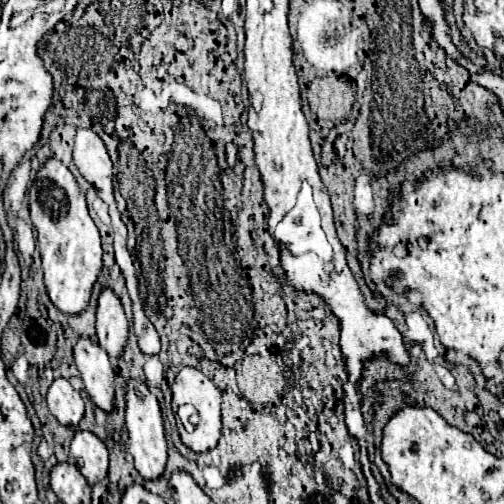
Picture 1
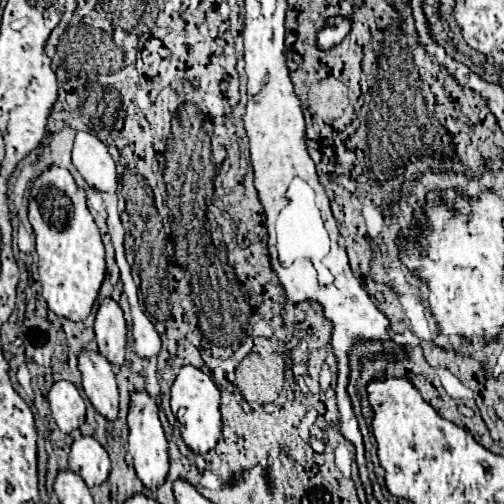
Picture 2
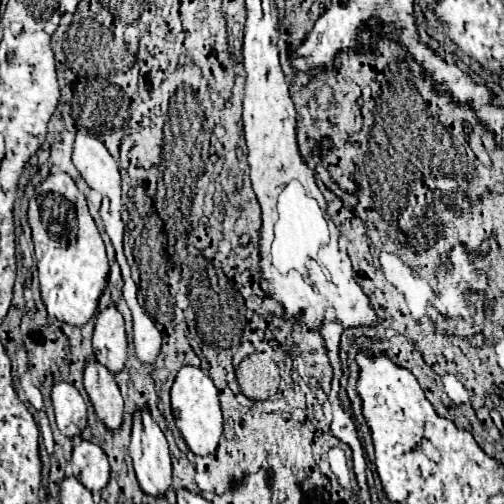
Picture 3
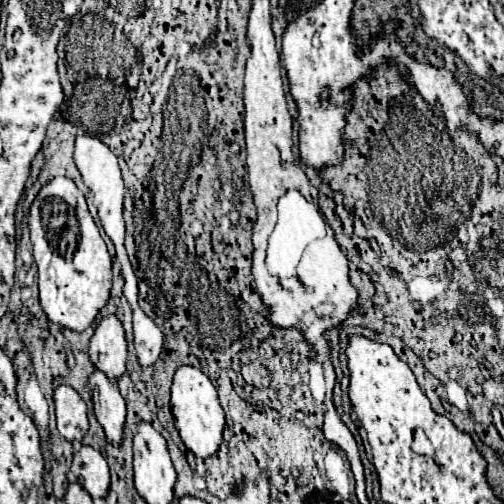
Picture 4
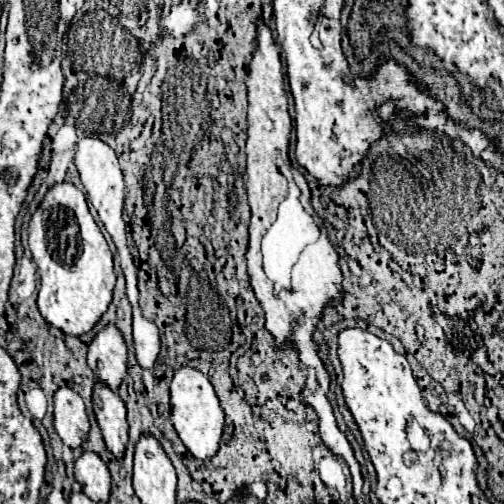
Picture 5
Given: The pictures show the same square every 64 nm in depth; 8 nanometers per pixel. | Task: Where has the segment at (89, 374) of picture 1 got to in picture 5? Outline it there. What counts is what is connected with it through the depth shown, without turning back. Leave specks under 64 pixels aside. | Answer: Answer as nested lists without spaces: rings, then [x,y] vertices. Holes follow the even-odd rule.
[[[96,380],[94,384],[94,414],[108,450],[116,458],[120,458],[128,442],[126,406],[122,398],[114,390],[110,390],[102,380]]]

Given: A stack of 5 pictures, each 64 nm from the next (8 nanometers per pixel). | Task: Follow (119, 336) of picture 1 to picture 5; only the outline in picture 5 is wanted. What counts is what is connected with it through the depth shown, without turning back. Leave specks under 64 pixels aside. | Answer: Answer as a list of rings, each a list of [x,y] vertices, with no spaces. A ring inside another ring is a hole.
[[[106,324],[90,342],[88,366],[98,380],[104,380],[112,390],[118,390],[126,376],[126,342],[116,324]]]

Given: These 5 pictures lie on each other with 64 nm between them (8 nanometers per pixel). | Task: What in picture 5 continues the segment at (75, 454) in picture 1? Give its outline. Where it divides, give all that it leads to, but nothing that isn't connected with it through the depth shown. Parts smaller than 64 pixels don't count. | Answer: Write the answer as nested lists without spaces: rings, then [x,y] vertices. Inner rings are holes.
[[[84,450],[76,458],[76,462],[74,462],[74,476],[76,476],[76,482],[82,486],[82,492],[86,496],[90,496],[94,502],[106,502],[110,498],[110,472],[108,472],[108,466],[102,462],[102,458],[96,452]]]

